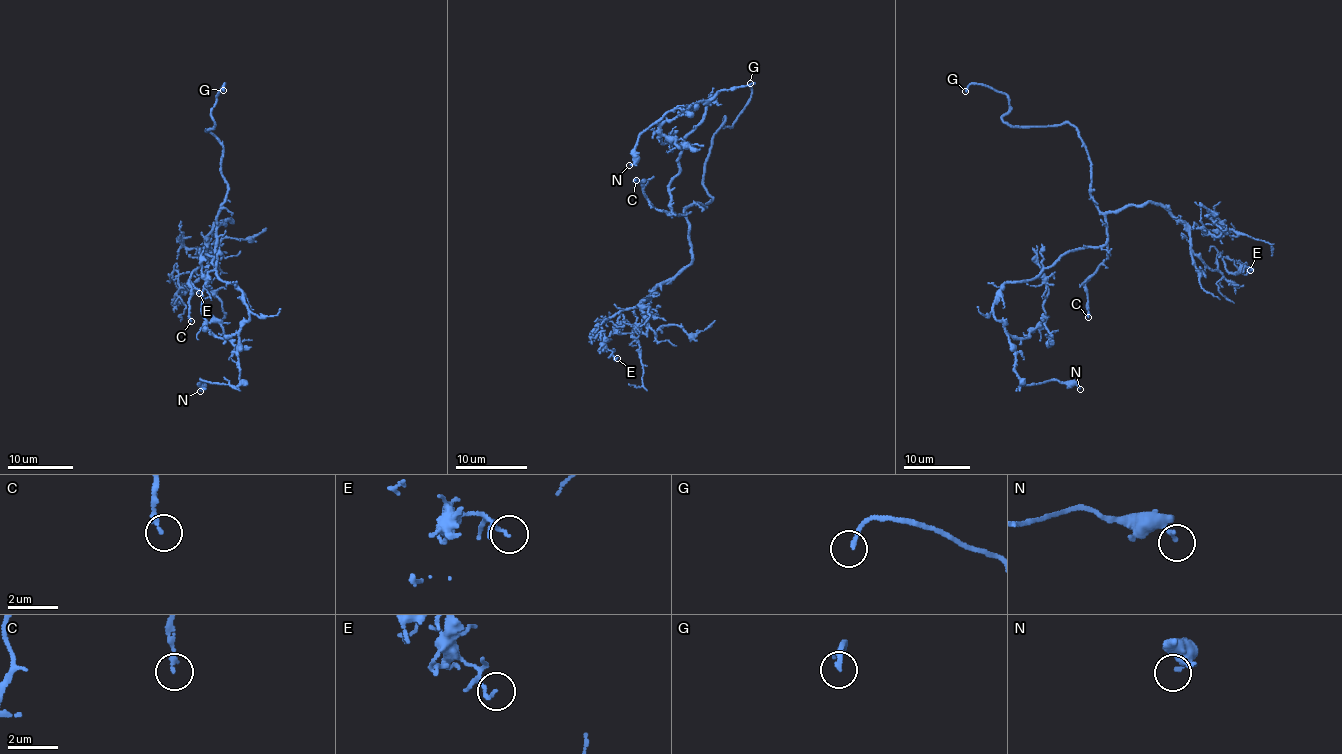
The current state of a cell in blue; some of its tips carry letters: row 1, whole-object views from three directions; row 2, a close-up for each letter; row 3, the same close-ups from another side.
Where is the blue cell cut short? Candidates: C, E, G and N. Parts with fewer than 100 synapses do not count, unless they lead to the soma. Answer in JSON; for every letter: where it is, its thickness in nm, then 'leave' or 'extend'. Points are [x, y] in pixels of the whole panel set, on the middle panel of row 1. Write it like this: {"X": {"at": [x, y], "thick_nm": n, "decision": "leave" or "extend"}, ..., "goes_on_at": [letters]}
{"C": {"at": [636, 180], "thick_nm": 190, "decision": "leave"}, "E": {"at": [617, 358], "thick_nm": 110, "decision": "leave"}, "G": {"at": [750, 83], "thick_nm": 170, "decision": "extend"}, "N": {"at": [629, 165], "thick_nm": 130, "decision": "leave"}, "goes_on_at": ["G"]}

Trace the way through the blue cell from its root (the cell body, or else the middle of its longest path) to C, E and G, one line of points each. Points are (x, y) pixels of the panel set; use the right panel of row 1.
C: (1091, 247), (1106, 247), (1108, 253), (1085, 284), (1088, 317)
E: (1091, 247), (1105, 243), (1108, 212), (1158, 203), (1212, 269), (1218, 252), (1229, 272), (1250, 270)
G: (1091, 247), (1105, 243), (1107, 218), (1079, 133), (1010, 126), (1004, 94), (965, 91)

